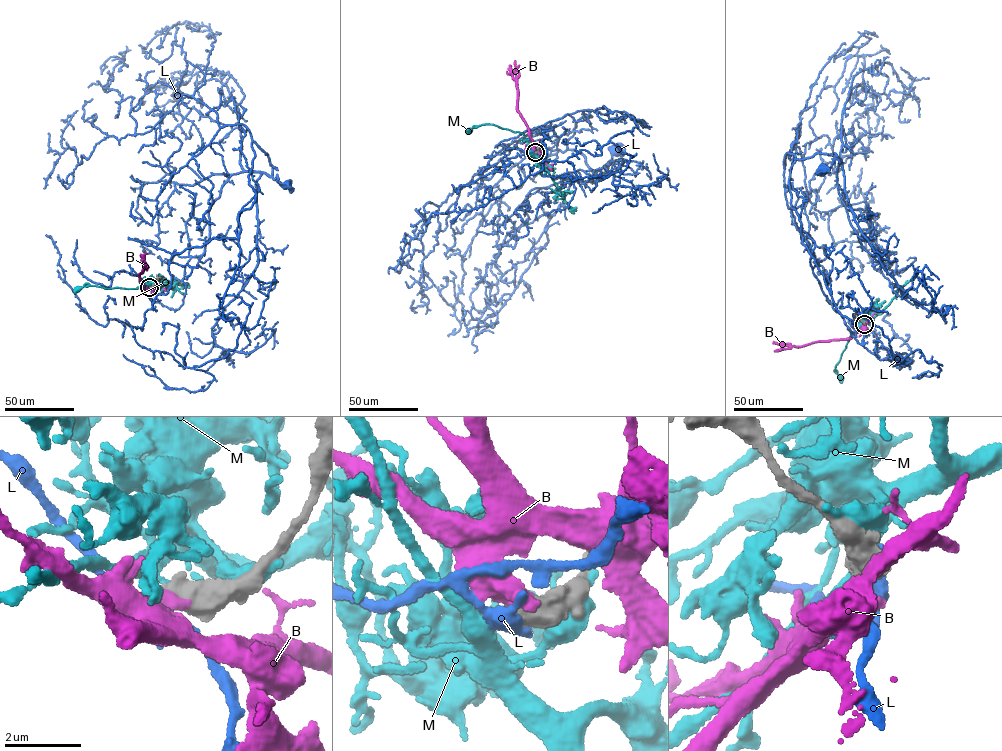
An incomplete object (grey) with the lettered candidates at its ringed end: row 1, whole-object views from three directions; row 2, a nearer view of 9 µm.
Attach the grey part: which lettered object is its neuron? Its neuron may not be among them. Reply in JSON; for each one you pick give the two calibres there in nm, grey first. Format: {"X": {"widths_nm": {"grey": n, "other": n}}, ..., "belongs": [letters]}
{"belongs": []}

